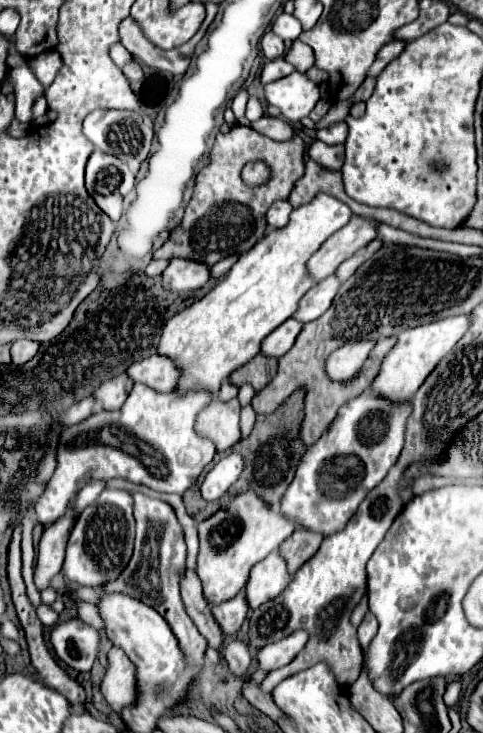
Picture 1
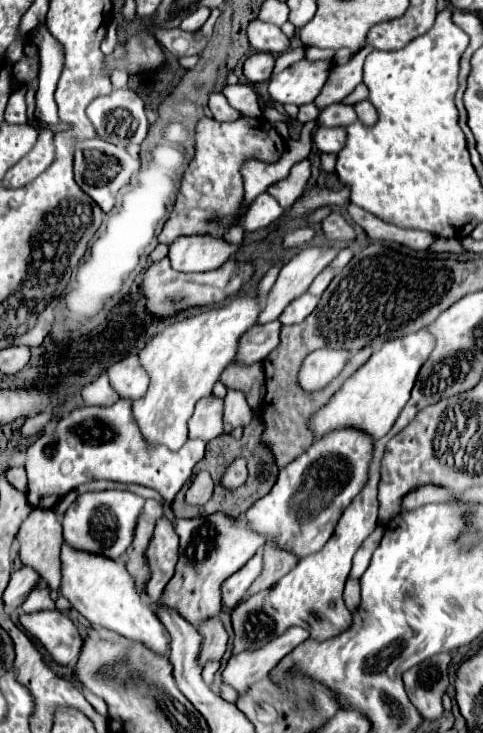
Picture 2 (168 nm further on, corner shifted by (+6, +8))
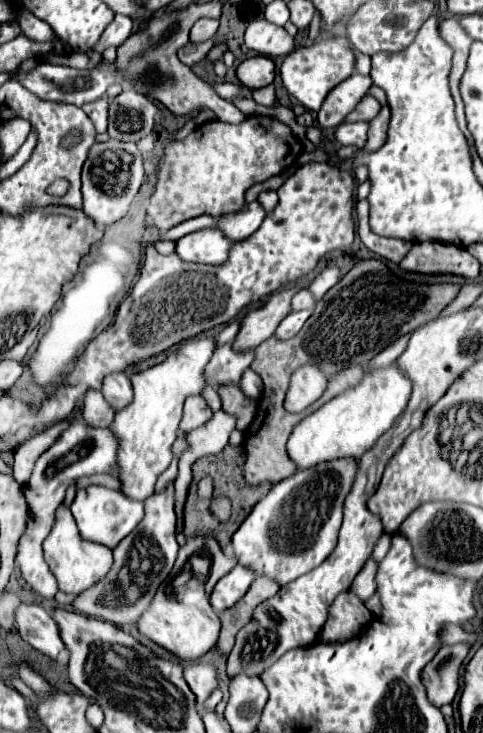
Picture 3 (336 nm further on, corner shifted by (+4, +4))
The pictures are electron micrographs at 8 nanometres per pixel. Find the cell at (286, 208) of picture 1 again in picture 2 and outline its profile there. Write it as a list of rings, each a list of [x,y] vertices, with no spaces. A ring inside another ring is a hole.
[[[262,192],[250,206],[248,206],[248,212],[244,214],[244,220],[242,220],[242,228],[246,232],[254,232],[258,228],[264,228],[268,226],[270,222],[274,222],[276,218],[280,218],[284,210],[280,208],[280,204],[268,196],[268,192]]]

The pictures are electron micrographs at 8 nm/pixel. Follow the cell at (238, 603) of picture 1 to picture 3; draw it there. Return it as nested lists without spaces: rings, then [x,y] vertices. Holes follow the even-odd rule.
[[[194,662],[194,664],[186,664],[184,666],[184,680],[188,682],[190,690],[196,694],[196,702],[202,704],[210,692],[218,686],[216,680],[216,666],[212,662]]]

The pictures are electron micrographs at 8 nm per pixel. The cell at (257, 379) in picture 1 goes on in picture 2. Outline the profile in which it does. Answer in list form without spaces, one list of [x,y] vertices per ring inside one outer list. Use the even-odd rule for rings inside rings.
[[[228,364],[228,368],[224,368],[224,372],[220,376],[220,382],[230,390],[244,392],[252,410],[256,410],[260,406],[260,402],[266,394],[262,364],[252,364],[252,366]]]

